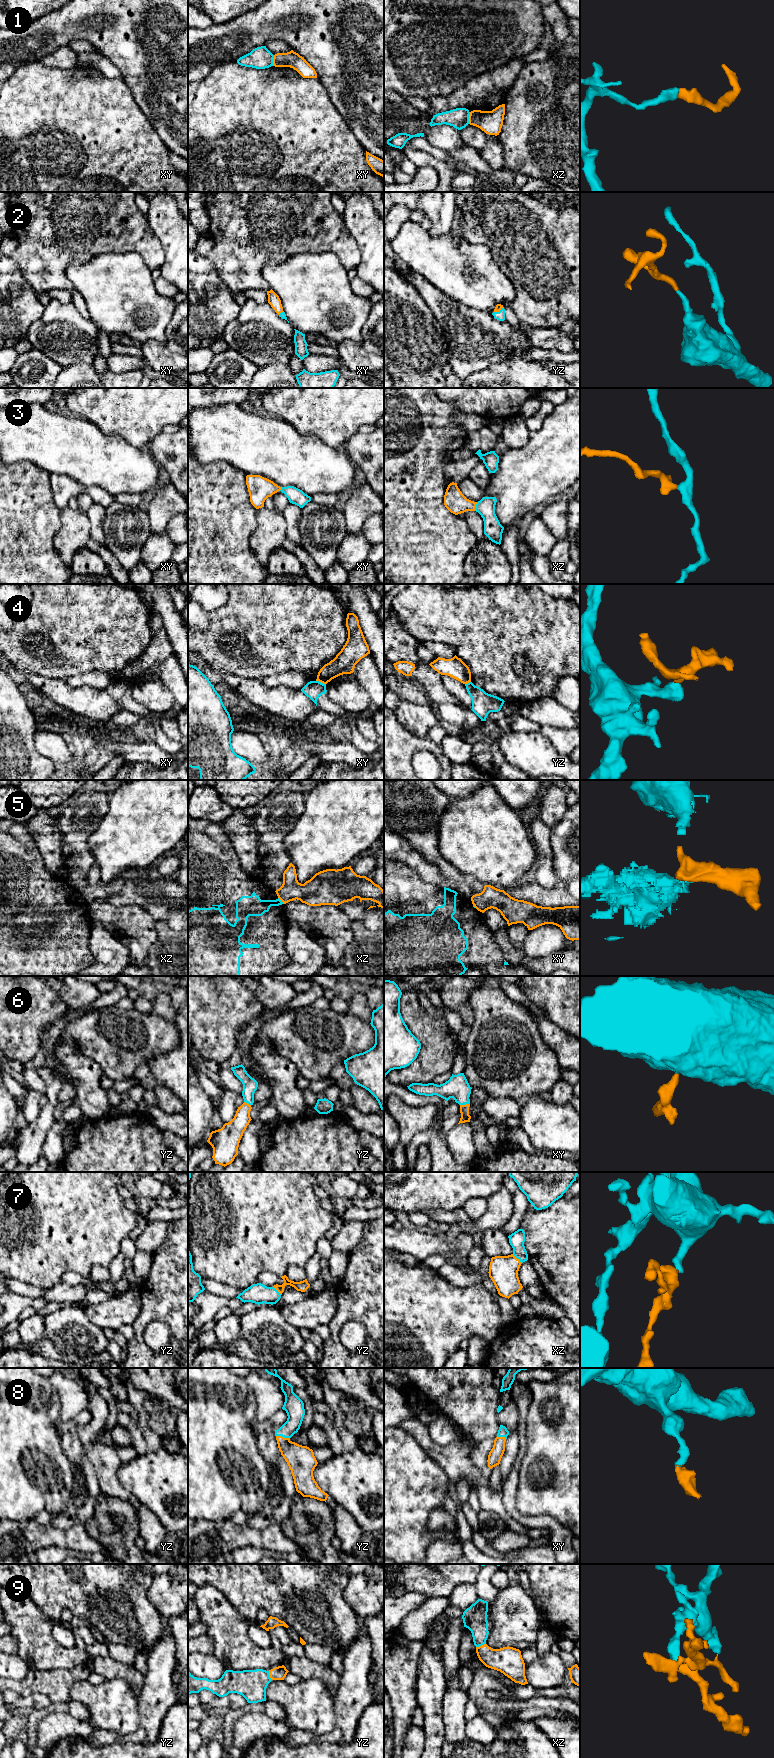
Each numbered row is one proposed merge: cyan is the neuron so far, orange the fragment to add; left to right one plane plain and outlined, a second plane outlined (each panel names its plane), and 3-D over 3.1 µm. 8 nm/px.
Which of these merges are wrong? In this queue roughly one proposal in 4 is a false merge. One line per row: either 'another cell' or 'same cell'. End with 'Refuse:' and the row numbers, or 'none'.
1: another cell
2: same cell
3: same cell
4: another cell
5: another cell
6: same cell
7: same cell
8: same cell
9: same cell
Refuse: 1, 4, 5

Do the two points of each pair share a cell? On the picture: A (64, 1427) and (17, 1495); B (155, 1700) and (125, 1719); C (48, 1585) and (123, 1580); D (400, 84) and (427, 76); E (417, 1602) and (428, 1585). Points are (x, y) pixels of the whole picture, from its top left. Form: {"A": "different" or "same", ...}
{"A": "different", "B": "different", "C": "same", "D": "same", "E": "different"}

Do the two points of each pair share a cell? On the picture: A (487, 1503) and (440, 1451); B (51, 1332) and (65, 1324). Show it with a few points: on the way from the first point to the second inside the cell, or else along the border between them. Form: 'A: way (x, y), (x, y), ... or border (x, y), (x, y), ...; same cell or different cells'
A: way (484, 1488), (455, 1461); same cell
B: way (54, 1332), (57, 1332), (62, 1327); same cell

